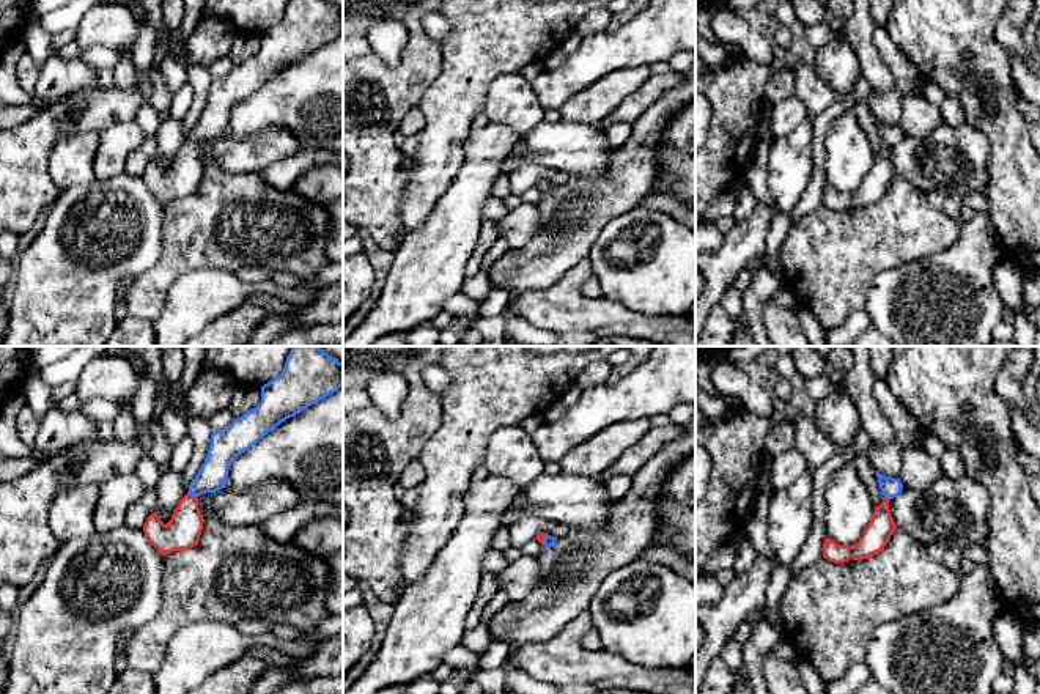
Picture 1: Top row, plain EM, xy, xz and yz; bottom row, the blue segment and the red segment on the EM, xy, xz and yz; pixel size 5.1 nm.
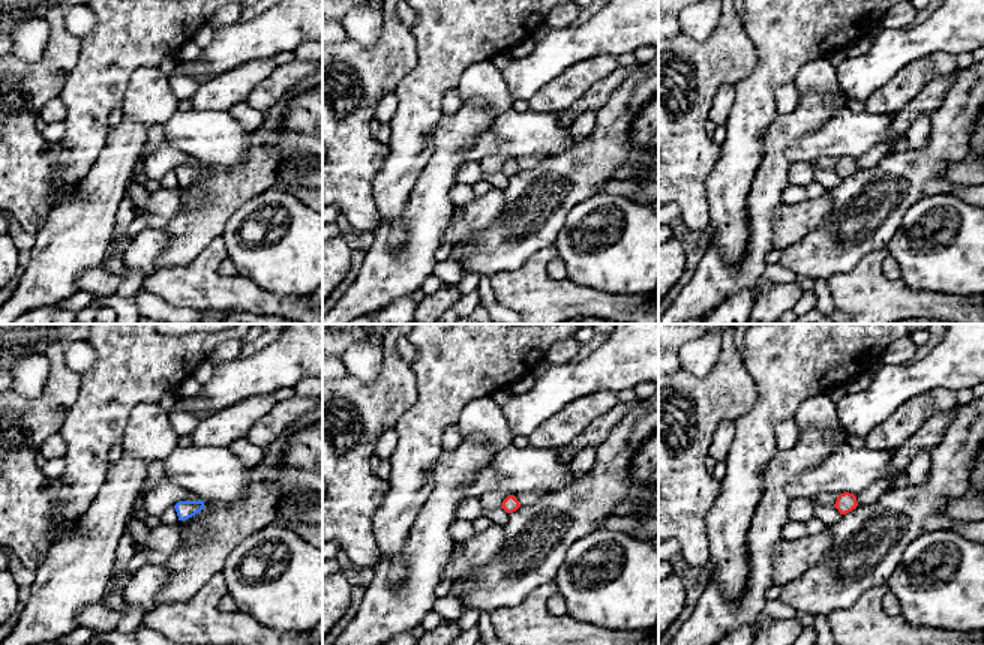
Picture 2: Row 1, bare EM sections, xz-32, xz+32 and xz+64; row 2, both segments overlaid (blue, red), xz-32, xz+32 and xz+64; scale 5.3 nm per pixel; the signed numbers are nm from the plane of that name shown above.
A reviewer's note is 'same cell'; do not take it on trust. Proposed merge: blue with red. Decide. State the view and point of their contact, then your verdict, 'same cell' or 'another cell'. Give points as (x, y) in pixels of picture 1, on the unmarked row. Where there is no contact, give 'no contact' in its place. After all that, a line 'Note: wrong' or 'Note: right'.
xy (192, 142) | same cell
Note: right

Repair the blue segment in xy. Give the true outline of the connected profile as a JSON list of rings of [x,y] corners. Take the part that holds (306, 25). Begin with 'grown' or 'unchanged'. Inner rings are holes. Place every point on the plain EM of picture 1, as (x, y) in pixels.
grown | [[[290,0],[282,20],[261,35],[258,54],[225,77],[212,79],[206,107],[171,167],[164,172],[156,159],[148,164],[143,173],[148,189],[165,201],[197,194],[205,170],[197,145],[222,137],[236,104],[341,33],[343,11],[335,5],[327,0]]]

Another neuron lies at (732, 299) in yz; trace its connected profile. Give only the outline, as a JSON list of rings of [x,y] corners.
[[[735,282],[722,294],[719,304],[733,319],[738,319],[743,315],[743,294],[736,290]]]

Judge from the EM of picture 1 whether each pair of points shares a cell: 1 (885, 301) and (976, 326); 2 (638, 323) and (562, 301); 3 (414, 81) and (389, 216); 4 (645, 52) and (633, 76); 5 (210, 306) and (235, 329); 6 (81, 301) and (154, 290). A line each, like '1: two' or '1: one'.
1: one
2: one
3: one
4: two
5: two
6: two

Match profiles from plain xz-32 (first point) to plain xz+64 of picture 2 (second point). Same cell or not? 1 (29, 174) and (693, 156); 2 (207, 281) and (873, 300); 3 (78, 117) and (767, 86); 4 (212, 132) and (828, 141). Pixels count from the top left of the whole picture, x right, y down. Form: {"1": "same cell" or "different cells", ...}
{"1": "same cell", "2": "same cell", "3": "same cell", "4": "same cell"}

